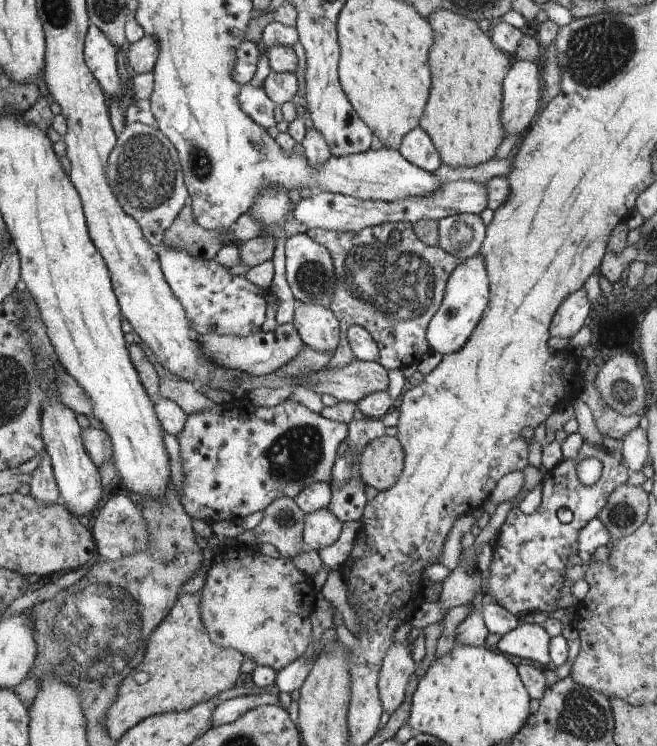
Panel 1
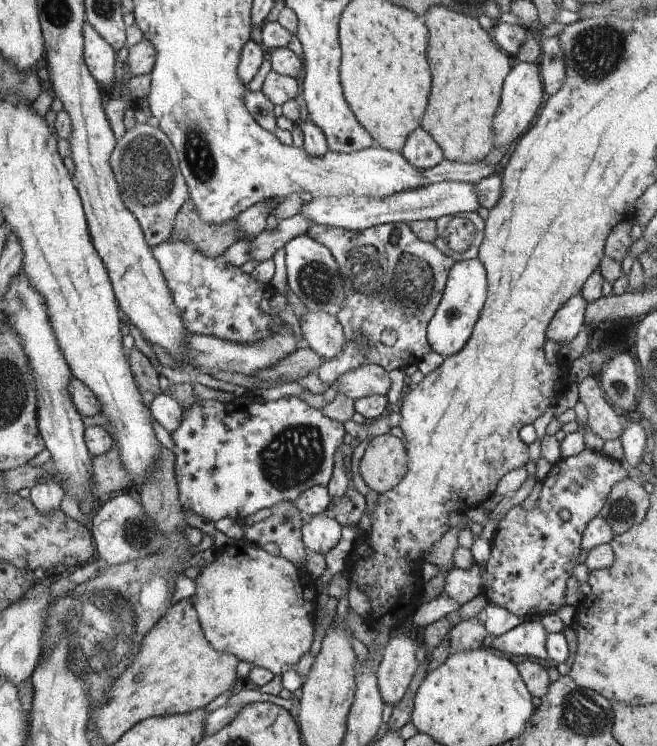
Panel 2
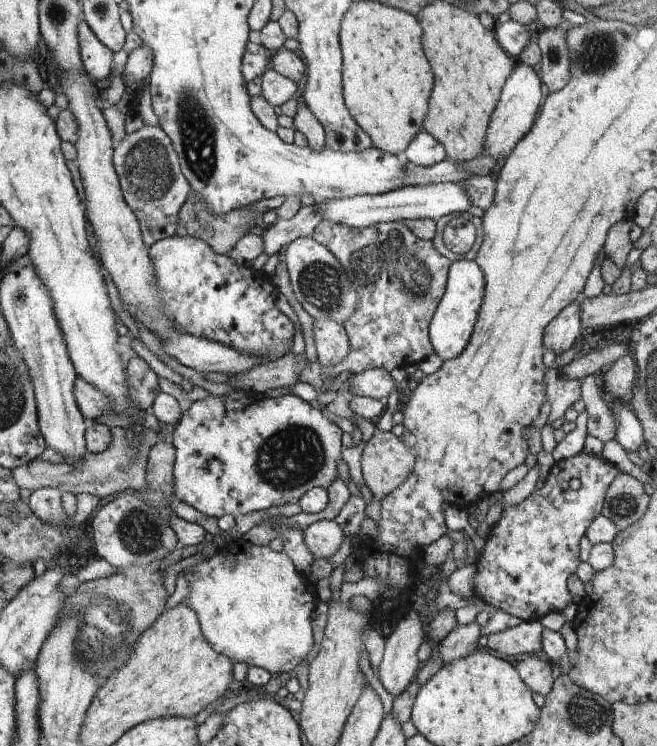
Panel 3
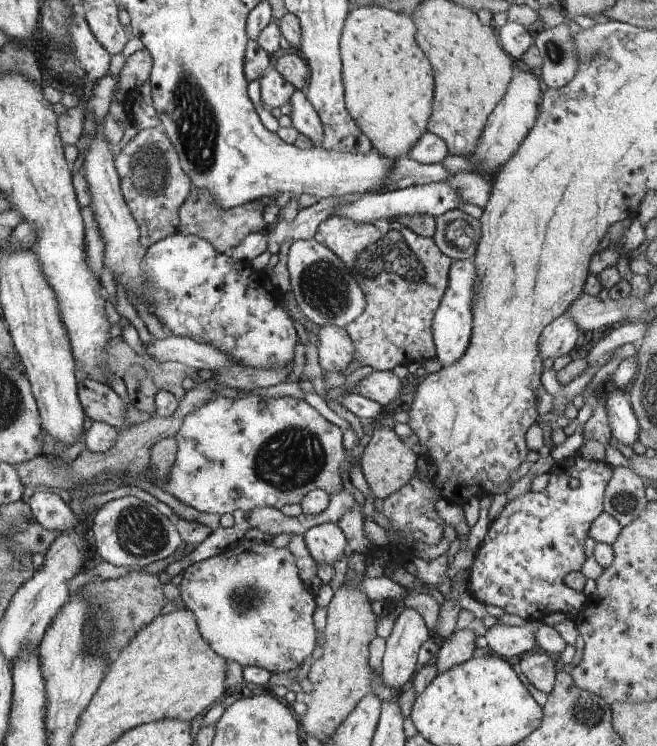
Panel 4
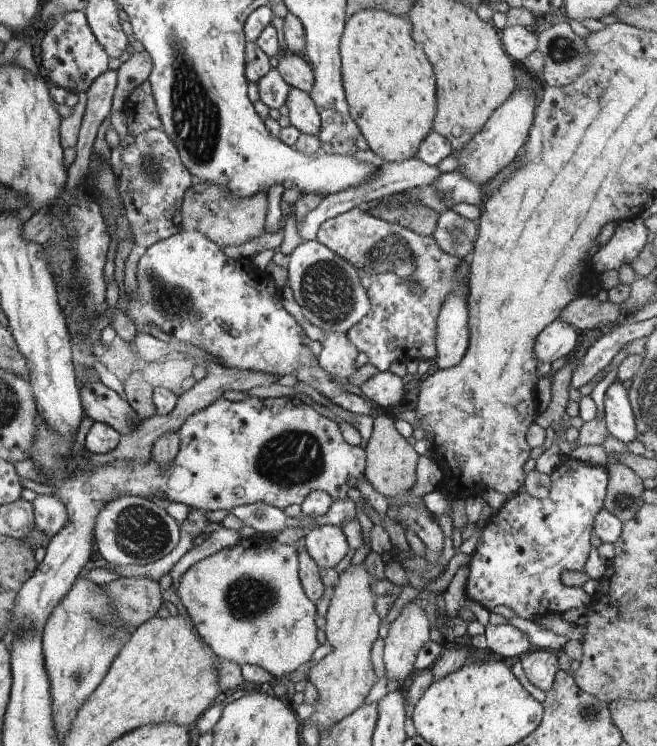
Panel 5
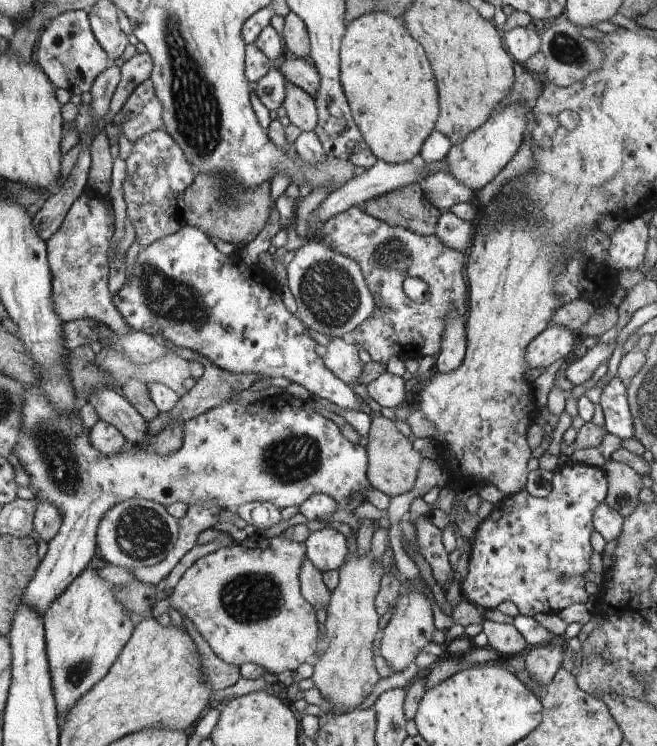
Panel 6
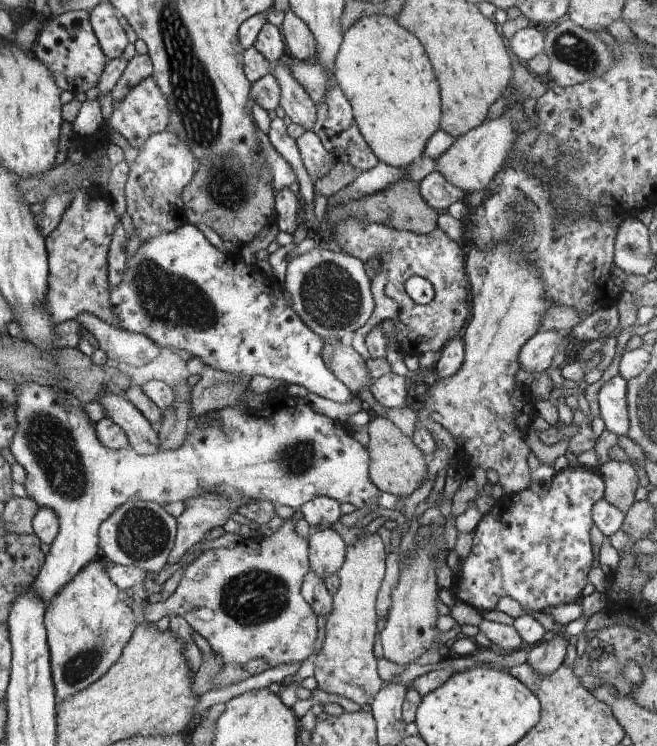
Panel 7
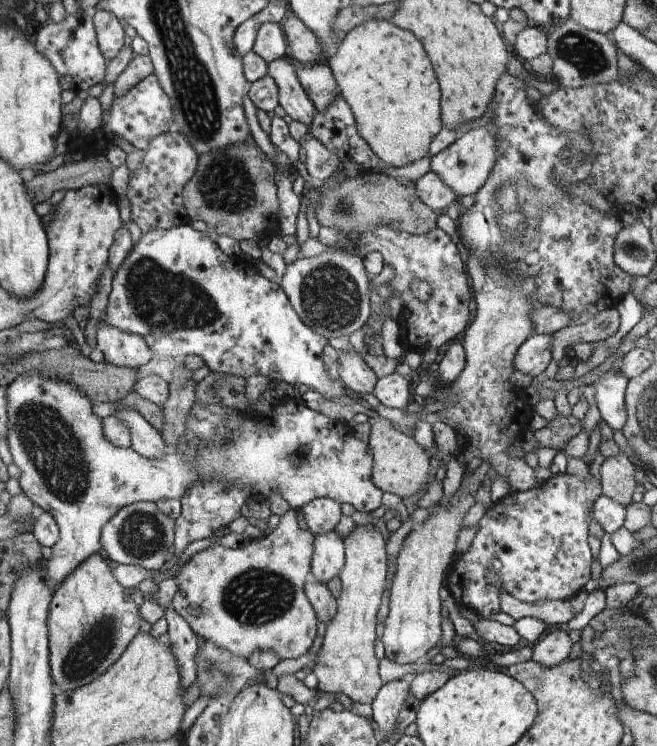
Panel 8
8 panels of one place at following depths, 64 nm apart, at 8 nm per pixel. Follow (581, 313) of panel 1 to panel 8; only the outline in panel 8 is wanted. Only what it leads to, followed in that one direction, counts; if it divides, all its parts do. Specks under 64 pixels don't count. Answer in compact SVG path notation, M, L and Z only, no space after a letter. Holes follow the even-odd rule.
M536 334L516 352L516 370L531 376L534 380L543 376L553 359L552 336L550 334Z

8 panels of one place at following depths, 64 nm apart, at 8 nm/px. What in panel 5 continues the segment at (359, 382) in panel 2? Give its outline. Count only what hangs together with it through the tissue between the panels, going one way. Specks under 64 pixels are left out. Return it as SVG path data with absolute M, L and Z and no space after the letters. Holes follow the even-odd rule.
M390 370L380 371L360 385L362 394L384 408L398 404L404 396L402 378Z

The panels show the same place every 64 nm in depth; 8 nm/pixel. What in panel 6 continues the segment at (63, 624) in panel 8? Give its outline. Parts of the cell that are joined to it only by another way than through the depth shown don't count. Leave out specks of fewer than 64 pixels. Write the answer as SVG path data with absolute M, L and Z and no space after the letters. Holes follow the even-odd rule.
M88 569L43 614L60 728L65 714L108 674L131 640L134 624L130 612L116 600L116 594L116 588L101 579L96 570Z

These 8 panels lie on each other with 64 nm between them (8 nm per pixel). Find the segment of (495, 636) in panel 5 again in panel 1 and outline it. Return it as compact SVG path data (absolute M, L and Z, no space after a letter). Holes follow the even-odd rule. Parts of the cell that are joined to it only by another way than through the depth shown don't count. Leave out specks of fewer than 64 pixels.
M519 621L510 632L498 639L494 648L502 654L532 660L545 666L551 662L550 637L541 624Z

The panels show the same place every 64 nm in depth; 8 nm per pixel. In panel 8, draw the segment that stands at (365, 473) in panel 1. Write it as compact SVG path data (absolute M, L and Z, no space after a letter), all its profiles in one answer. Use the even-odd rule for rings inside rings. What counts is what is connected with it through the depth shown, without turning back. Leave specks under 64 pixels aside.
M385 418L372 421L372 433L368 446L374 457L372 480L383 492L390 492L401 499L418 494L430 476L430 458L428 452L414 442L414 438L400 434Z

